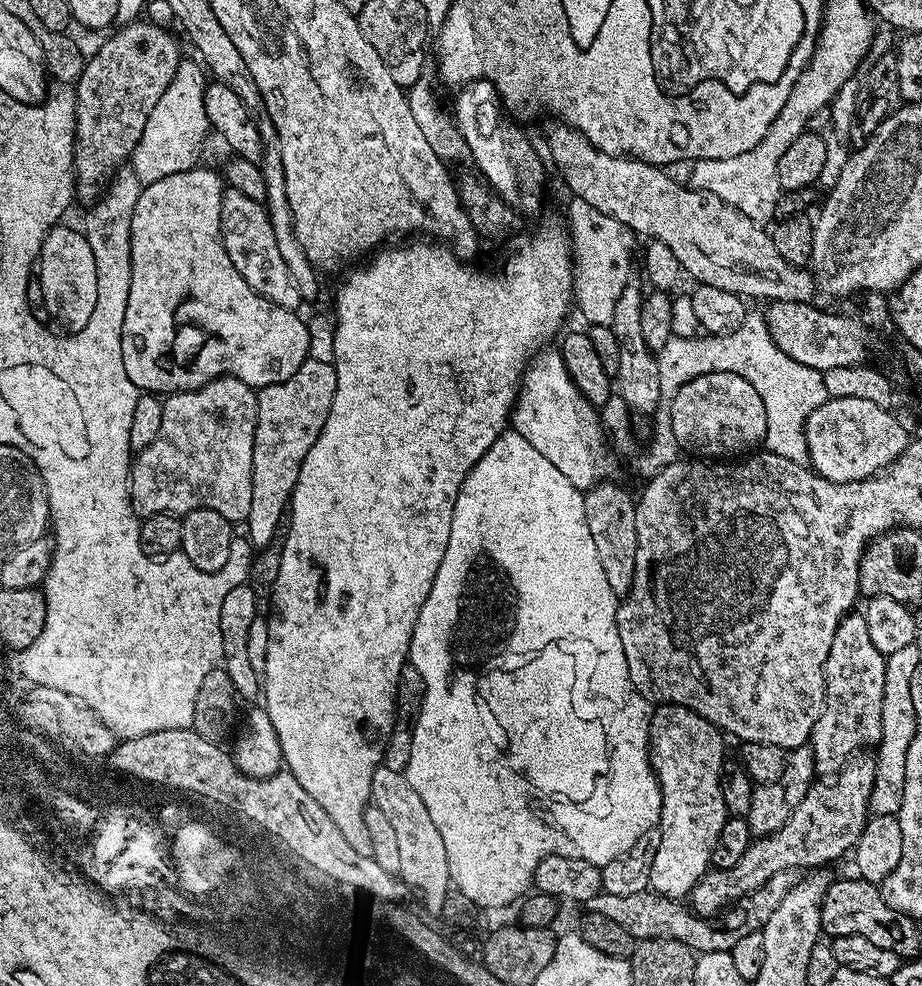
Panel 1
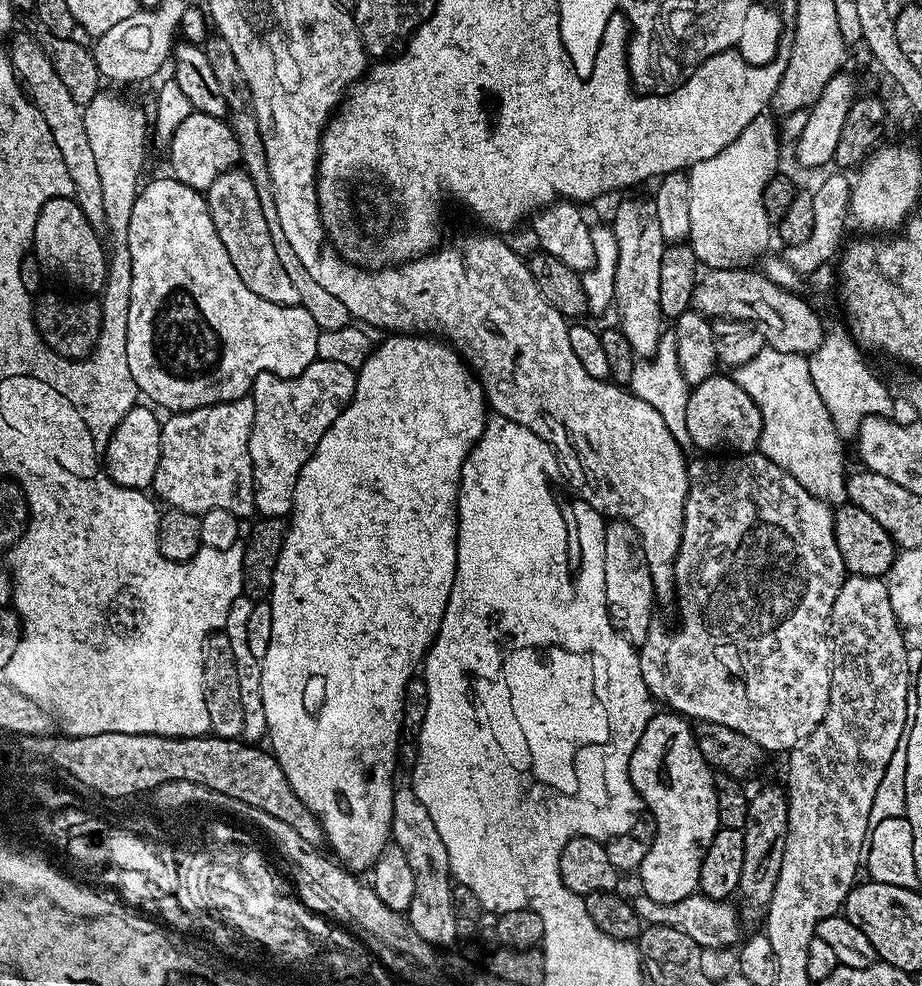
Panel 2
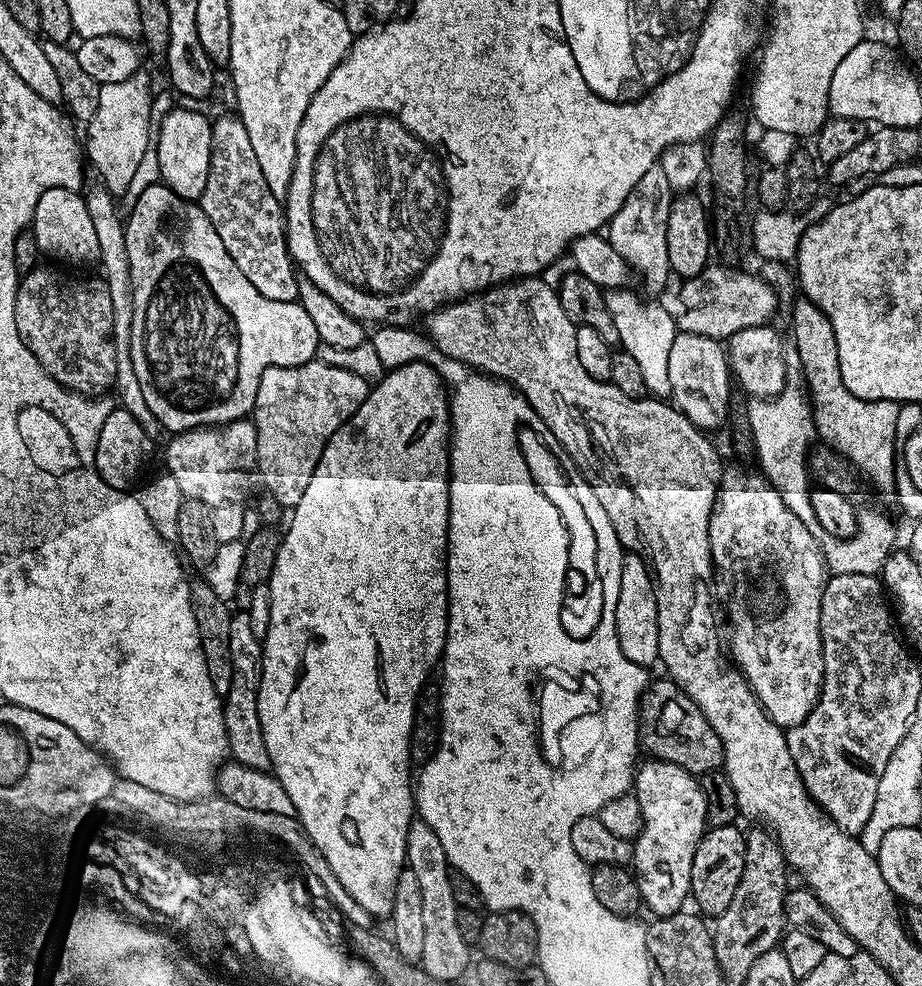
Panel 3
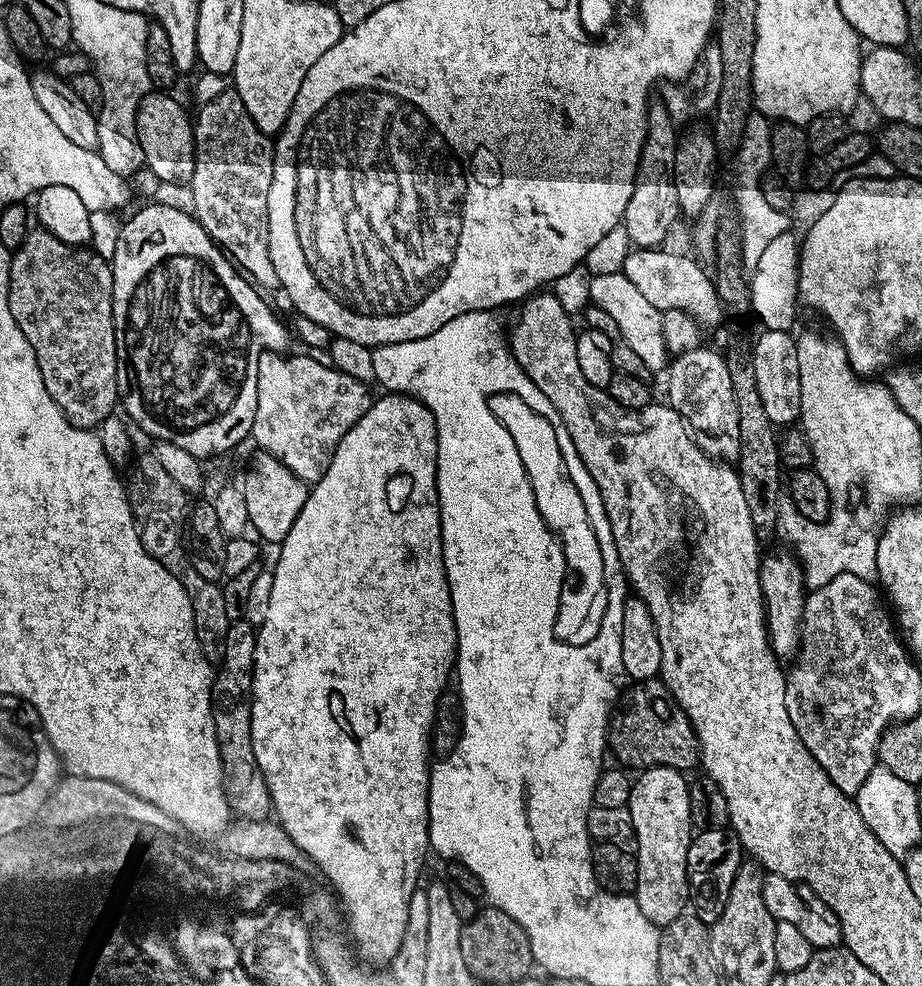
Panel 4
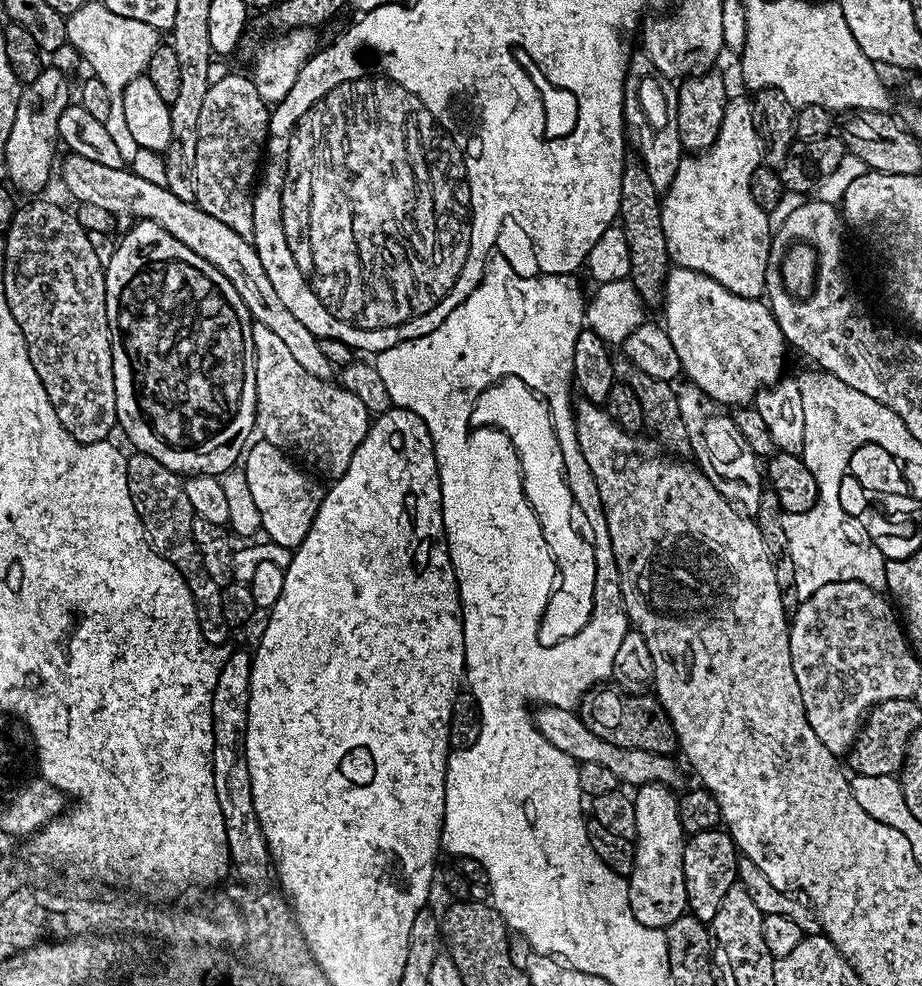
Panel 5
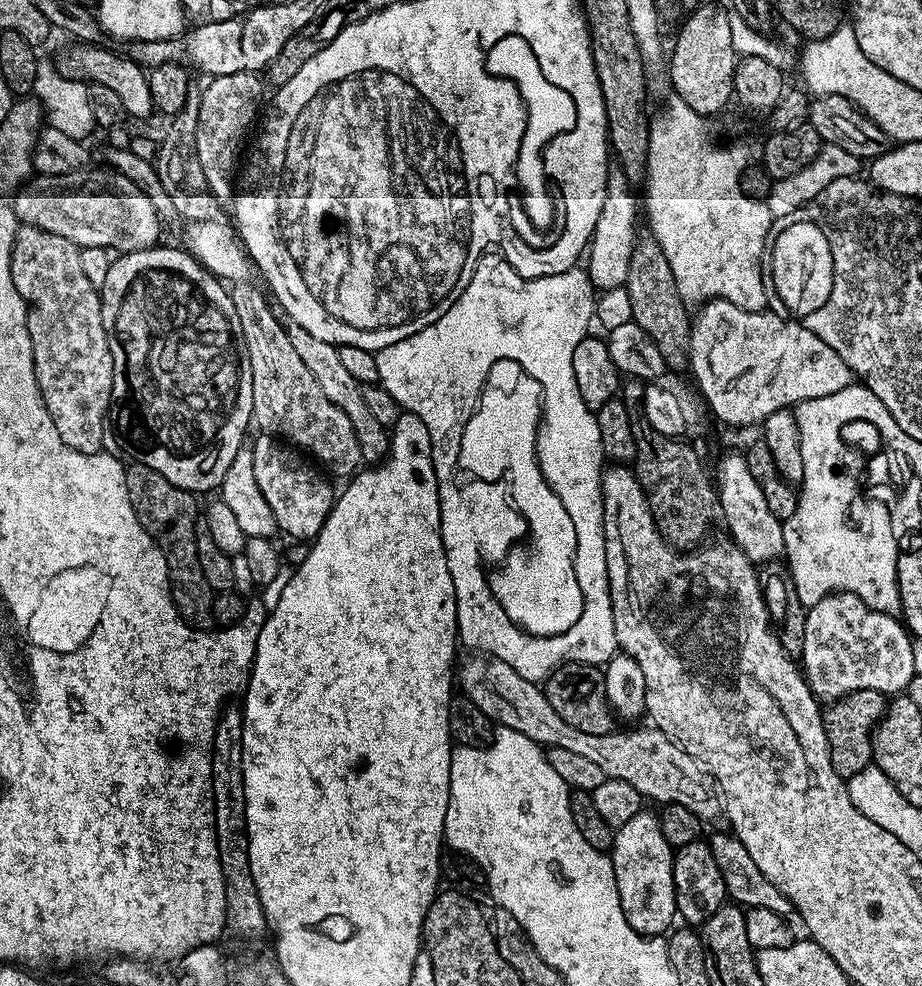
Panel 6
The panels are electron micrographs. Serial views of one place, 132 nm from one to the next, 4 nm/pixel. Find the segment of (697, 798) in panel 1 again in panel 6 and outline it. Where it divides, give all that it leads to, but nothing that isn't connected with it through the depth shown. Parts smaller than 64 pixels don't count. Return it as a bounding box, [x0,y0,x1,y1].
[610,810,678,936]

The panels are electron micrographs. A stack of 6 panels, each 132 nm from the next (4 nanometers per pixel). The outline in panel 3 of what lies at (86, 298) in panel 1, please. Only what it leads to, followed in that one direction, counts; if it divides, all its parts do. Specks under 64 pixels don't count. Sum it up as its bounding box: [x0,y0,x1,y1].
[30,188,100,265]

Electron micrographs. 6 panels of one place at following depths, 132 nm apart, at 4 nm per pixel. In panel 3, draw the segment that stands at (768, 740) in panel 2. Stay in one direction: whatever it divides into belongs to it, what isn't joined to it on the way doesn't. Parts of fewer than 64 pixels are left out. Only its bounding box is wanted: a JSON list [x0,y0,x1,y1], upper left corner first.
[708,467,826,730]

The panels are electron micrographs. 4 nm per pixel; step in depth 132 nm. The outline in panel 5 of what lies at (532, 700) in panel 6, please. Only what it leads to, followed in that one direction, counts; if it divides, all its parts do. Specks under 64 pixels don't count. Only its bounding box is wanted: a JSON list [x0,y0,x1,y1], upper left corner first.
[534,704,680,786]

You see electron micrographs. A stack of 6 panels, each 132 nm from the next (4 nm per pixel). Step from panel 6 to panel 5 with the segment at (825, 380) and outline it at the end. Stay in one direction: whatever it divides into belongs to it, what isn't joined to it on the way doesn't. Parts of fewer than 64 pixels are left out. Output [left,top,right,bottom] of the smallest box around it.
[662,266,786,405]

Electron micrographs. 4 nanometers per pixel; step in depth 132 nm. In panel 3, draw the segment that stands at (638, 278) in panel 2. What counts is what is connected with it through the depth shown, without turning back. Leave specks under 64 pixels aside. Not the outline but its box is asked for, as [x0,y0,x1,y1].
[606,166,674,292]

